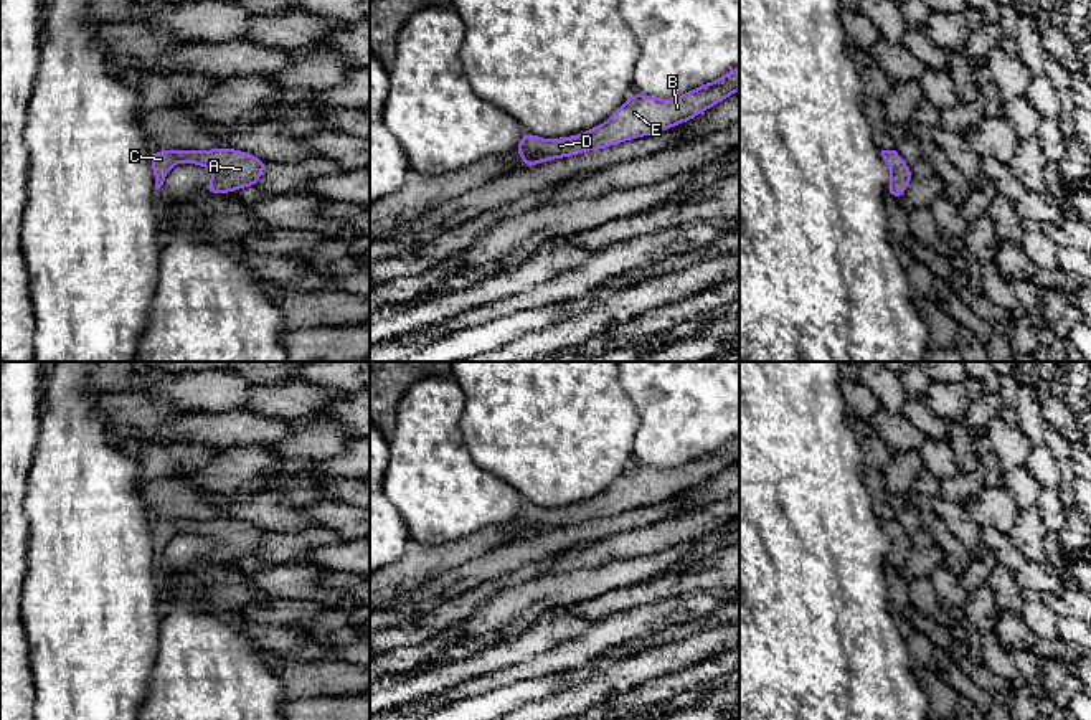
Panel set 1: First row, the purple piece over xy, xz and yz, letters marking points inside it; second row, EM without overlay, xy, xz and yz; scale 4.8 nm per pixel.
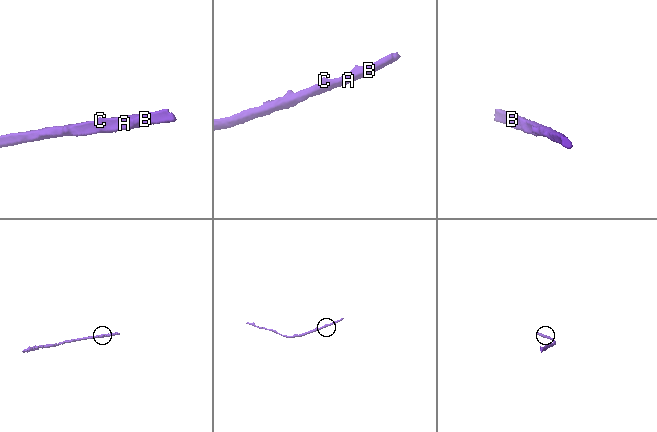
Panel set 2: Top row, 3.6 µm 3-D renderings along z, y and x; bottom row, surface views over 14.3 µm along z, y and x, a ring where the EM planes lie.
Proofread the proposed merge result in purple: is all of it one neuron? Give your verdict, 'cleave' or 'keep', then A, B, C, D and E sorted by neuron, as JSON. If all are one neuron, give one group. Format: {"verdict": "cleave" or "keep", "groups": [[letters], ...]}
{"verdict": "keep", "groups": [["A", "B", "C", "D", "E"]]}

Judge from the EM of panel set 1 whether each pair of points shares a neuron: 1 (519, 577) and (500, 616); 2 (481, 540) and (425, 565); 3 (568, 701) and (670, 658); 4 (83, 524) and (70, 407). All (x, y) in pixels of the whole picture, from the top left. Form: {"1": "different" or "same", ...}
{"1": "different", "2": "same", "3": "same", "4": "same"}

